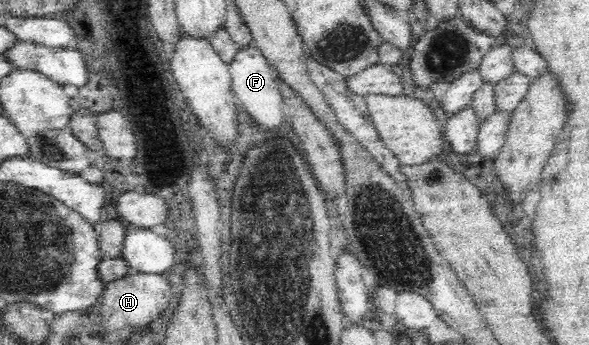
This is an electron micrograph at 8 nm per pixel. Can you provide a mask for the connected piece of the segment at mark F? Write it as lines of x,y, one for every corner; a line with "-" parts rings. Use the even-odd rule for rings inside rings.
248,43
239,45
235,58
229,63
232,91
241,100
241,105
254,123
262,125
268,131
282,127
287,117
283,113
282,96
277,86
276,66
262,55
259,47

